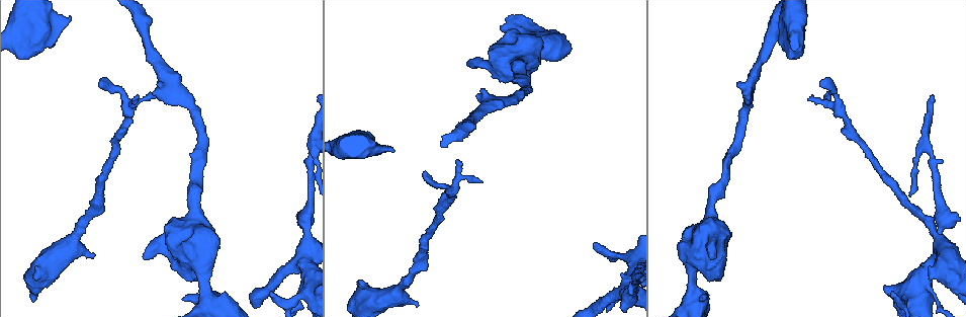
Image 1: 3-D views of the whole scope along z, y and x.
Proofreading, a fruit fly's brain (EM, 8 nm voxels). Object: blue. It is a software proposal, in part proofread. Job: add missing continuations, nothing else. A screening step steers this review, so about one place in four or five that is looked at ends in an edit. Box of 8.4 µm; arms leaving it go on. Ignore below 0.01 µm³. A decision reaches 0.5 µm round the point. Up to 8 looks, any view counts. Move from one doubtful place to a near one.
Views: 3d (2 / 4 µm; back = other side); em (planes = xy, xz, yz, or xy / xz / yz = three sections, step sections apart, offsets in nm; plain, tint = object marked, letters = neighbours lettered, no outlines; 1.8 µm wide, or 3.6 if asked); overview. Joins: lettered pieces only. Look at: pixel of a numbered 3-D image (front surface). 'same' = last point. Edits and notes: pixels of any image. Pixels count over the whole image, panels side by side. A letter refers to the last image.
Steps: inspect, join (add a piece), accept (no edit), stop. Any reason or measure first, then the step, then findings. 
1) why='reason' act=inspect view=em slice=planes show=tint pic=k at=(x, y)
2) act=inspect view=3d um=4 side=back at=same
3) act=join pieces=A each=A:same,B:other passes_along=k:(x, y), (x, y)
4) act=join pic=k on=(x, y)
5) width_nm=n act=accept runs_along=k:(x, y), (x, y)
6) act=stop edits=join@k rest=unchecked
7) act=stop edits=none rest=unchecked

why='branch stops here' act=inspect view=3d um=4 pic=1 at=(593, 248)

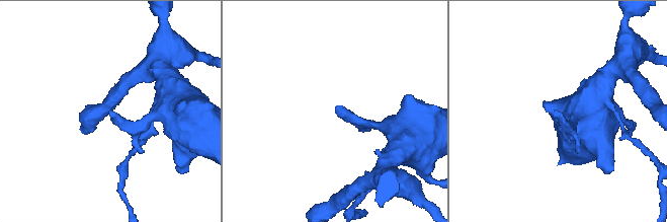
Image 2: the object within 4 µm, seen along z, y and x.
act=inspect view=em slice=planes show=tint pic=2 at=(560, 113)

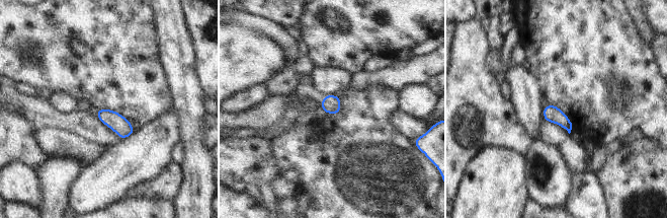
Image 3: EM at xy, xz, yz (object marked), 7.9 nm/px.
act=inspect view=em slice=planes show=letters at=same

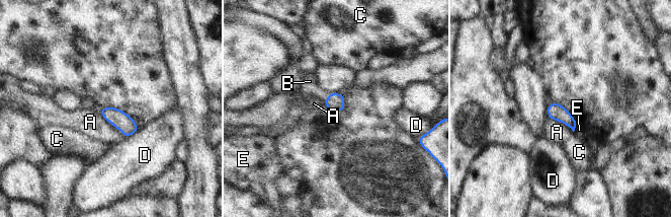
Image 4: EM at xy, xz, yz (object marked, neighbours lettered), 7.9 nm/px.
longest_contact=A:320nm act=join pieces=B each=A:other,B:same,C:other,D:other,E:other passes_along=4:(335, 101), (326, 98), (310, 85) found='the cell continues'

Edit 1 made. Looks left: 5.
why='branch stops here' act=inspect view=em slice=planes show=letters pic=1 at=(746, 101)

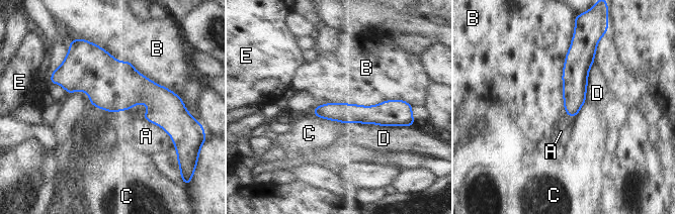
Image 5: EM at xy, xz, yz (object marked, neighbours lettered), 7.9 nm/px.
act=accept each=A:other,B:other,C:other,D:other,E:other found='none of them fits'

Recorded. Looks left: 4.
why='free end' act=inspect view=3d um=2 side=back pic=1 at=(809, 99)

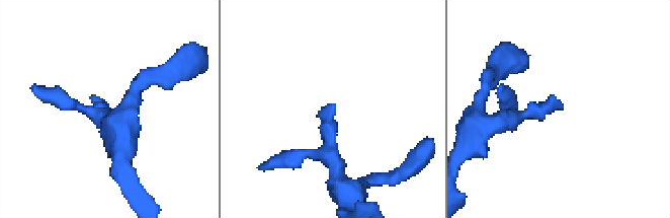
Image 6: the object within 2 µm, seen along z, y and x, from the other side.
why='shape alone is not enough' act=inspect view=em slice=planes show=letters pic=6 at=(559, 102)

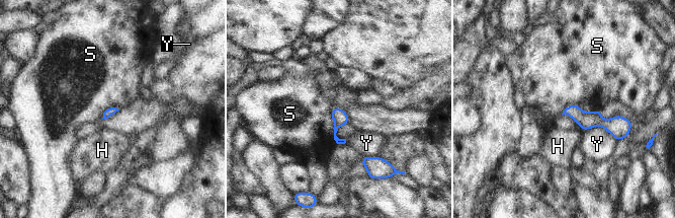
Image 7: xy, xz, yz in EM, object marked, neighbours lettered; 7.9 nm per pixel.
act=accept each=H:other,S:other,Y:other runs_along=7:(567, 111), (585, 120), (625, 122) found='none of them fits'

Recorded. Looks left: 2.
act=stop edits=join@4 rest=unchecked

